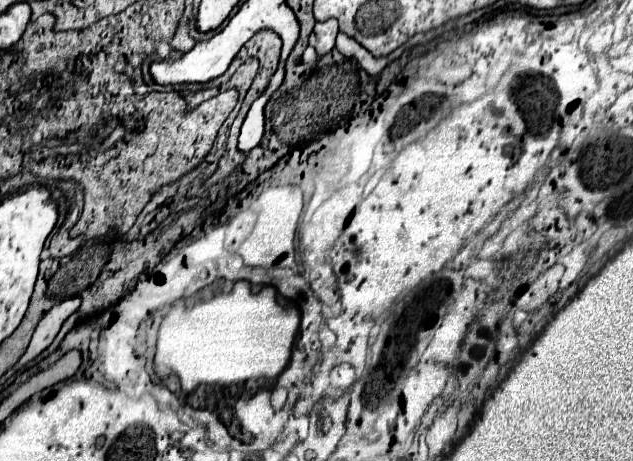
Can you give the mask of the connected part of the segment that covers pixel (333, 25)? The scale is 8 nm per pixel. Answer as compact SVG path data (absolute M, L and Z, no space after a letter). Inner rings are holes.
M329 18L325 22L317 22L311 36L309 36L309 44L317 50L317 56L325 56L327 52L333 50L335 46L335 36L337 36L339 28L337 28L337 20Z

